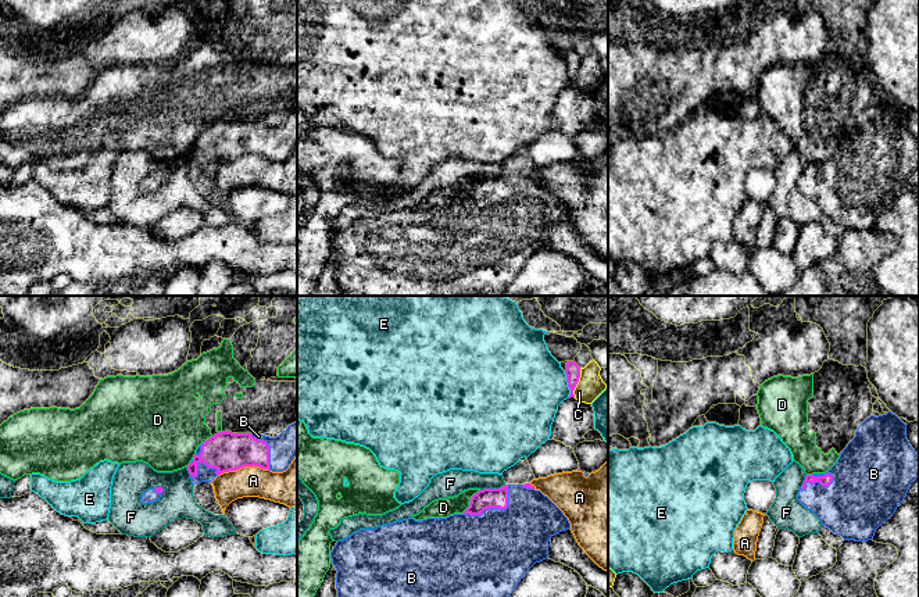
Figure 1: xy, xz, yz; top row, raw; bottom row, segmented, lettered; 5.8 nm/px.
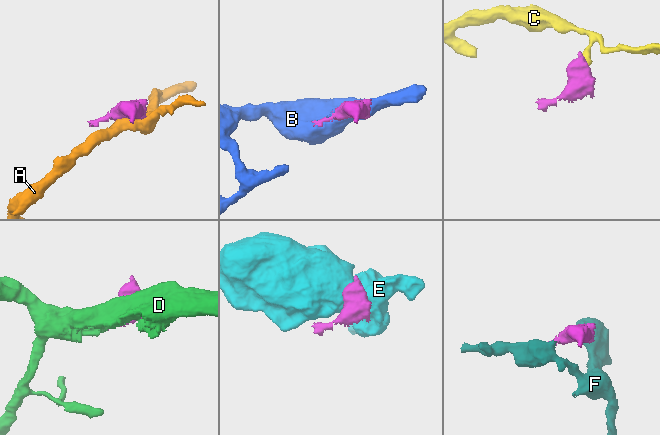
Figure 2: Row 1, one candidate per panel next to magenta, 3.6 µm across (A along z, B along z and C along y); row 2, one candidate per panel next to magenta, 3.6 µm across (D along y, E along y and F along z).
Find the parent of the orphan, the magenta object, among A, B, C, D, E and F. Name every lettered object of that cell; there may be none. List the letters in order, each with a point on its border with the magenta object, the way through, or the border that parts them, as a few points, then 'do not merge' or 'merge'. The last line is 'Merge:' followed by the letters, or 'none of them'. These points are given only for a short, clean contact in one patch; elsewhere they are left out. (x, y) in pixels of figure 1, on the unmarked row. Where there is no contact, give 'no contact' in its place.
A: meets magenta in xy at (243, 154); do not merge
B: meets magenta in xz at (494, 196); merge
C: meets magenta in xz at (578, 70); border along xz (580, 57), (574, 85); do not merge
D: meets magenta in xz at (469, 190); do not merge
E: meets magenta in xz at (568, 74); do not merge
F: meets magenta in xz at (490, 178); border along xz (500, 175), (481, 179); do not merge
Merge: B

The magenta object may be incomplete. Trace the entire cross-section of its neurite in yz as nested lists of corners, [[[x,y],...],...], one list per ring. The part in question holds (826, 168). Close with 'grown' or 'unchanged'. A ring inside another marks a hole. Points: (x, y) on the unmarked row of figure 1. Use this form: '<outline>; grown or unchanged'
[[[895,103],[866,107],[826,162],[807,164],[797,183],[833,222],[868,230],[919,167],[919,144]]]; grown

